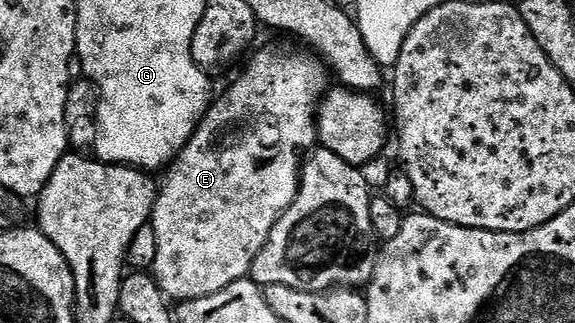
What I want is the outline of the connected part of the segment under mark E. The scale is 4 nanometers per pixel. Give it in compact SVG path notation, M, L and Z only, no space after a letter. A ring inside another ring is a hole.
M268 46L265 50L258 51L249 60L248 67L237 76L236 83L221 98L219 95L209 105L200 125L192 133L192 139L182 148L182 152L172 161L172 165L167 167L166 173L163 175L163 177L165 176L164 182L162 178L159 183L150 223L154 228L154 236L158 236L158 260L154 260L150 273L162 288L165 298L173 303L193 302L195 298L205 298L214 292L222 292L222 288L234 284L239 278L249 277L254 260L258 256L258 252L262 252L274 224L278 224L278 220L286 212L286 208L290 208L290 204L296 199L297 192L300 191L300 171L304 159L318 142L316 120L324 95L330 89L330 83L328 83L330 70L315 53L304 48L299 49L283 50L280 46Z

